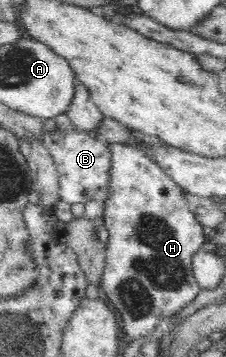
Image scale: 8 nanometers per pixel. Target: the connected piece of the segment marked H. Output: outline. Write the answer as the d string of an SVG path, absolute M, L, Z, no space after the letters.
M112 141L107 143L107 147L110 151L110 168L107 170L108 192L102 200L104 210L101 220L108 230L108 240L104 245L105 267L99 290L108 309L120 318L119 328L126 336L136 340L149 335L160 320L180 313L186 304L198 296L201 288L193 276L192 262L209 238L202 233L203 225L188 208L174 179L162 170L156 160L148 156L148 152L122 141Z

